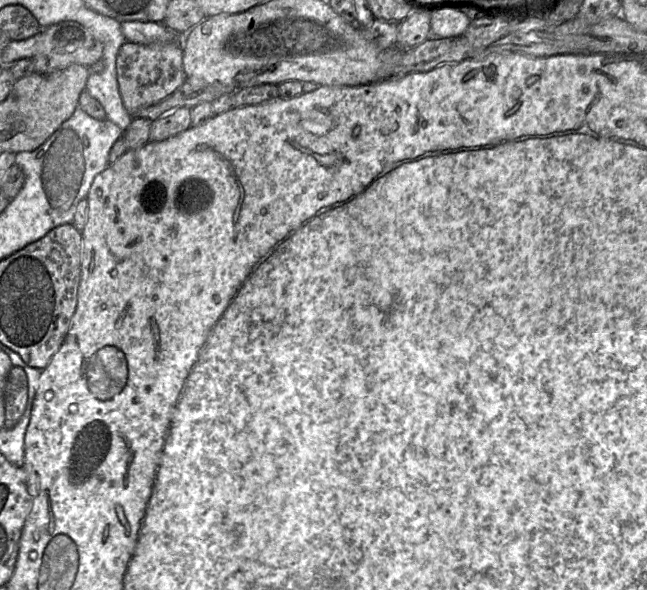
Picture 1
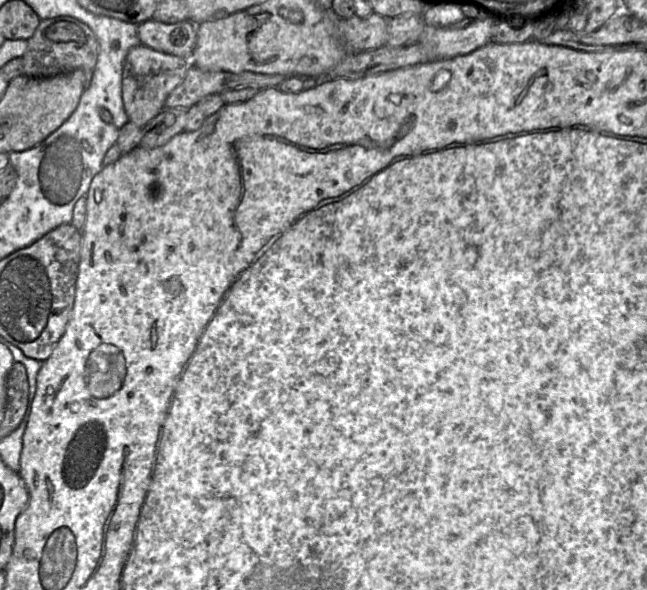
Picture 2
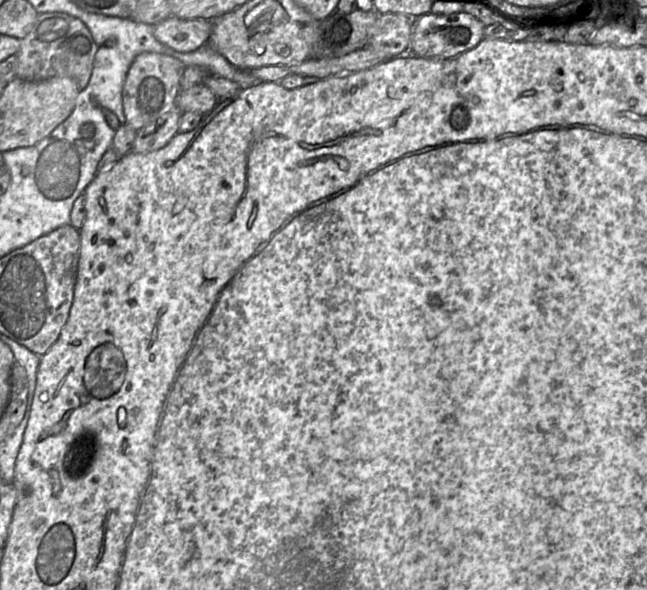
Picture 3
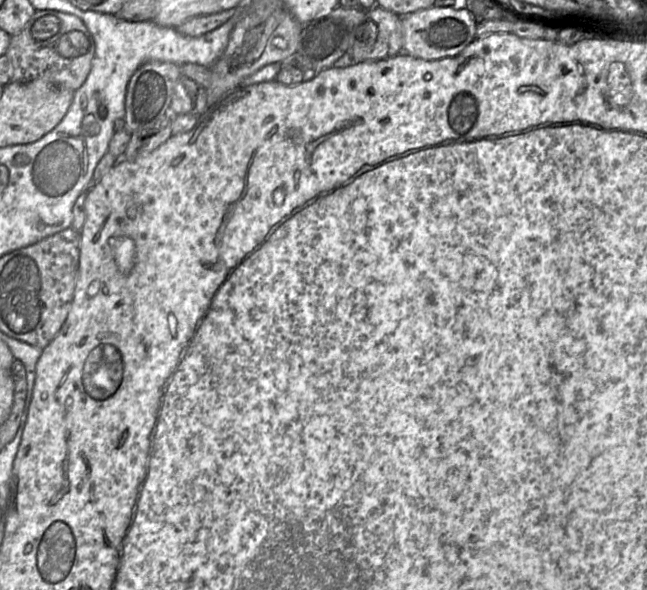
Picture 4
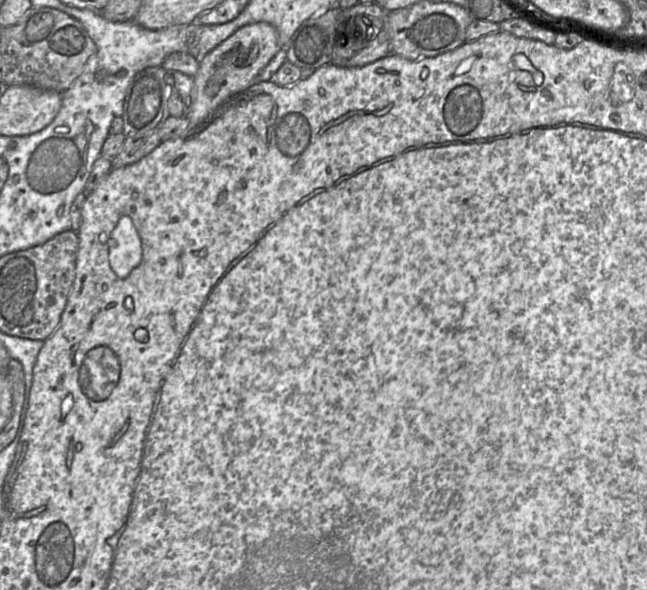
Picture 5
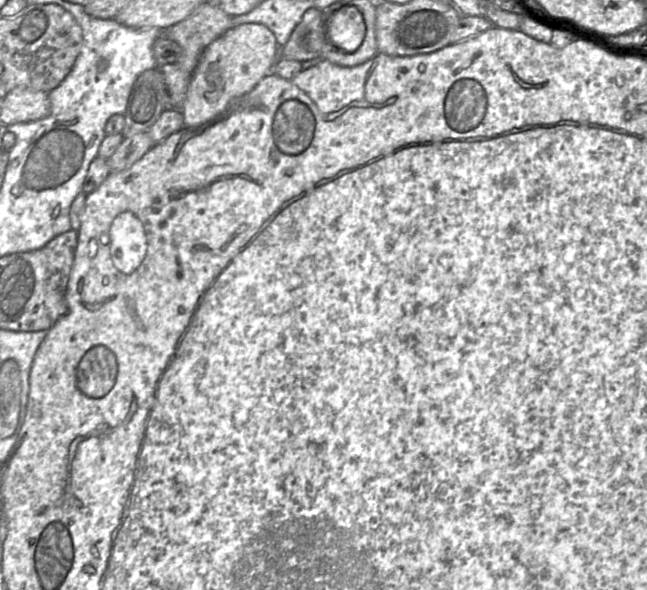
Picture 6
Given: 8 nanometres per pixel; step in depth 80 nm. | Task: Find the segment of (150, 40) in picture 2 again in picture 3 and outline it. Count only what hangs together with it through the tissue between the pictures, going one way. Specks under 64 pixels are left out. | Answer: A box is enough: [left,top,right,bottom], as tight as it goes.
[154,16,213,52]

